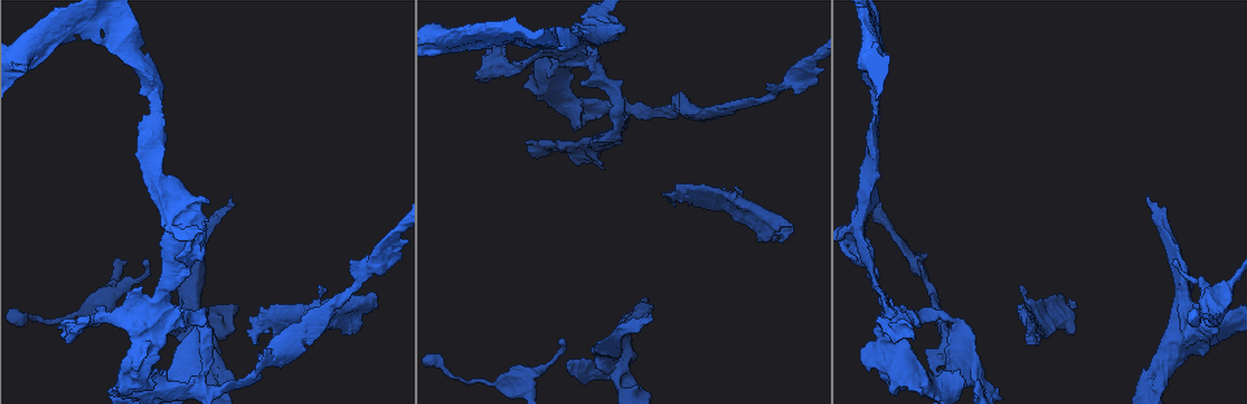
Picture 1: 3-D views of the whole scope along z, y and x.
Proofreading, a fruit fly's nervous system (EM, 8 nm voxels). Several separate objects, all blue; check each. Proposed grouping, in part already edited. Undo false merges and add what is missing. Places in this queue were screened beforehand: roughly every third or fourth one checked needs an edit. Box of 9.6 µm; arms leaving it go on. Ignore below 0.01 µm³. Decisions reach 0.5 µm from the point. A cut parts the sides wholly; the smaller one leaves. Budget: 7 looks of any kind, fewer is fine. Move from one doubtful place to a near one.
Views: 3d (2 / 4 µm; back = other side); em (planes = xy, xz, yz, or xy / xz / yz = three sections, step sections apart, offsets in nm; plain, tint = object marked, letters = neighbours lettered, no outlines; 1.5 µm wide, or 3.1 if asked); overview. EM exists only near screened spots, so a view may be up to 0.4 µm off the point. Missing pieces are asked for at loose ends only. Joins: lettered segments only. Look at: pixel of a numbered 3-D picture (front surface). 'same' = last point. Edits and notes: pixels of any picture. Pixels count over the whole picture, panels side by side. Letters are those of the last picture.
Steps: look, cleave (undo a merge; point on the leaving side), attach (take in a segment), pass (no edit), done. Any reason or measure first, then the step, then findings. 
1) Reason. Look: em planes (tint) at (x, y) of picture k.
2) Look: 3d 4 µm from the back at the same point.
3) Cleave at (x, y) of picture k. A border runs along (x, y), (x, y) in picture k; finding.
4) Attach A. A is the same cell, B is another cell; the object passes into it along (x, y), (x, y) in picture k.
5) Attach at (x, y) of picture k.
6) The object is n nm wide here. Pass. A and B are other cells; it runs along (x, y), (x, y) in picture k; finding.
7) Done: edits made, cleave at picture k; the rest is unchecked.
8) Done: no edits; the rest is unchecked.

Branch stops here. Look: 3d 2 µm at (624, 25) of picture 1.

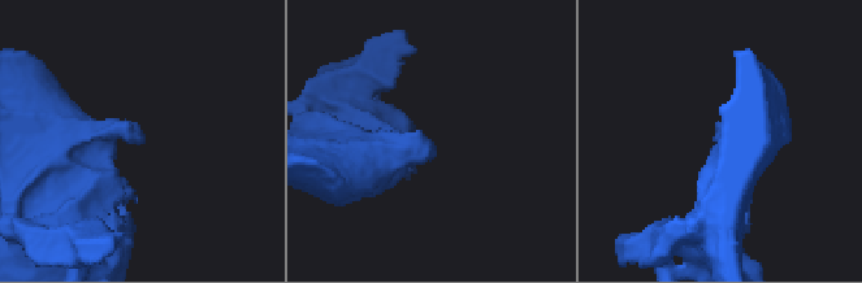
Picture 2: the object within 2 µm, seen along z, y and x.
Look: em planes (letters) at (141, 143) of picture 2.

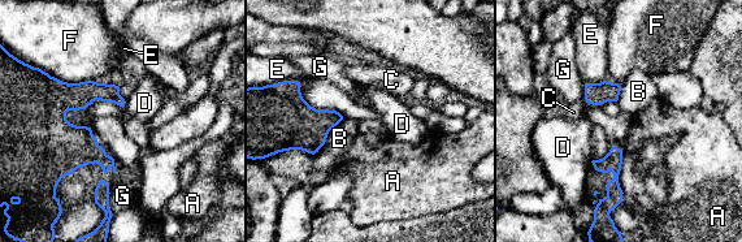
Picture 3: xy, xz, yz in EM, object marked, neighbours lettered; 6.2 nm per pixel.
Pass. A, B, C, D, E, F and G are other cells; a border runs along (124, 100), (125, 106) in picture 3; no lettered segment goes on from it.

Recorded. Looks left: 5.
Abrupt turn. Look: em planes (letters) at (84, 321) of picture 1.

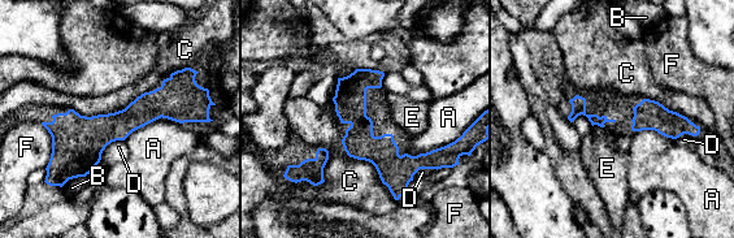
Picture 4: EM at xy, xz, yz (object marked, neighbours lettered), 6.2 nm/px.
Pass. A, B, C, D, E and F are other cells; a border runs along (176, 70), (121, 109), (69, 109) in picture 4; one cell here.

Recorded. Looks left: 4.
Thick turns thin. Look: 3d 2 µm at (129, 282) of picture 1.

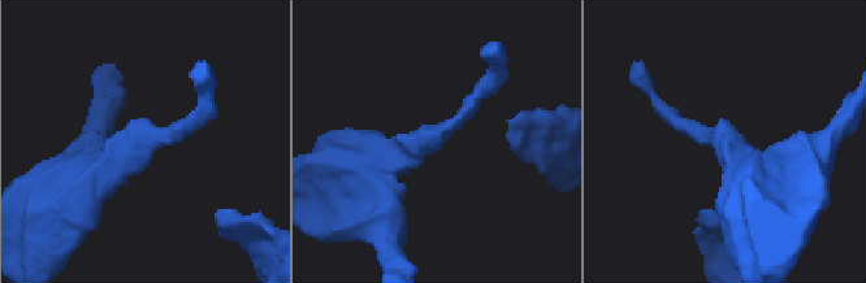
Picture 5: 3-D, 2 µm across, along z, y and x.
Now the EM. Look: em xz step 4 (tint) at (722, 139) of picture 5.

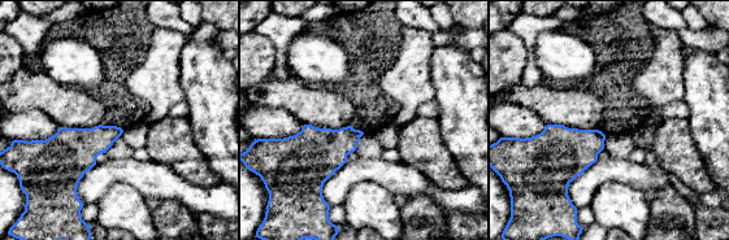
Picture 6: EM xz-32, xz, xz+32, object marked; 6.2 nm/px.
Look: em planes (letters) at the same point.

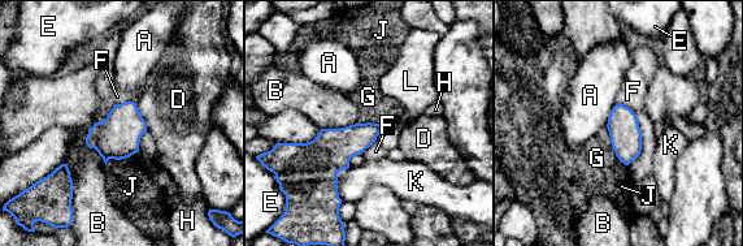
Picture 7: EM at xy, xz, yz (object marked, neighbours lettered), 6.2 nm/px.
Pass. A, B, D, E, F, G, H, J, K and L are other cells; a border runs along (114, 106), (86, 137), (105, 165) in picture 7; continuous, no second cell.

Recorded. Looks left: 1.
Done: no edits; the rest is unchecked.

